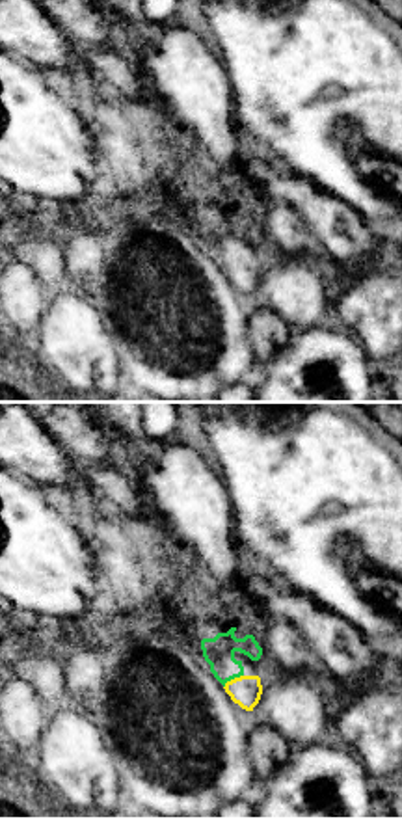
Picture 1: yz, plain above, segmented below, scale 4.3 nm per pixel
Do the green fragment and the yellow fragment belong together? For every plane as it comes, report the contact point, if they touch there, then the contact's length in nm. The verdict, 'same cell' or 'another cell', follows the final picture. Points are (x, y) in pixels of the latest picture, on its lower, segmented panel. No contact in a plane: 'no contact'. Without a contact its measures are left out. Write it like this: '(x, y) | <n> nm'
(231, 678) | 110 nm

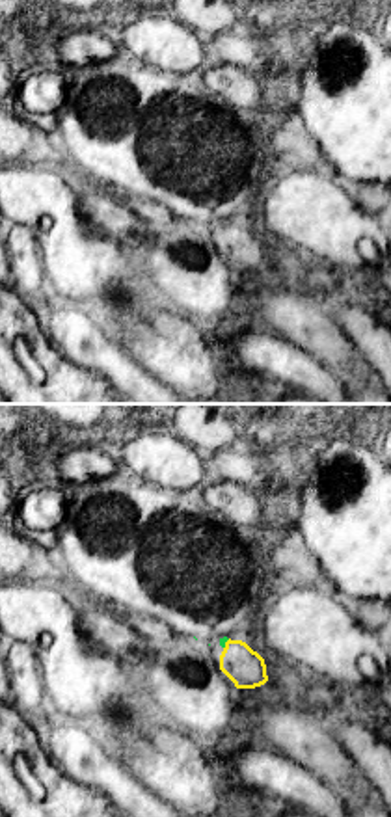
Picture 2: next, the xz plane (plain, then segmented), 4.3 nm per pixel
(224, 644) | 50 nm

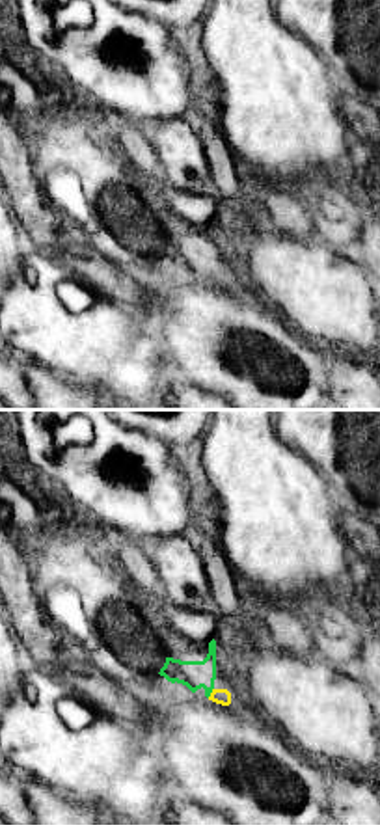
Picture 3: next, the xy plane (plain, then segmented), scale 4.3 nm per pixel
(211, 691) | 50 nm

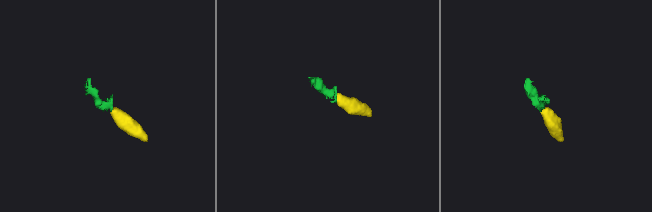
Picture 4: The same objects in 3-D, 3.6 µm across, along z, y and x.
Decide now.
same cell

